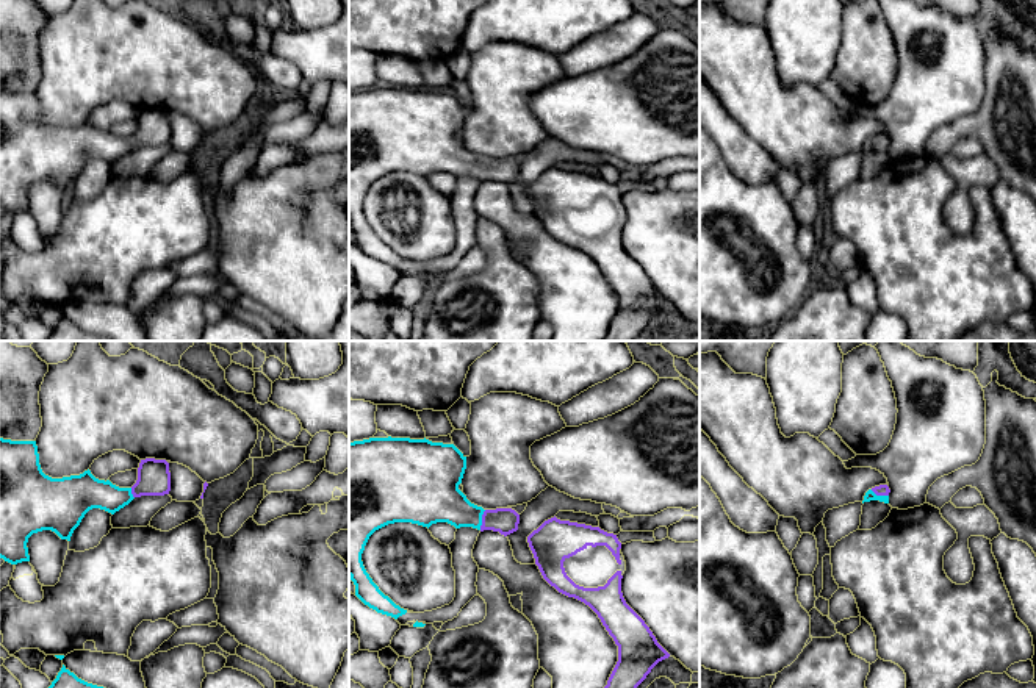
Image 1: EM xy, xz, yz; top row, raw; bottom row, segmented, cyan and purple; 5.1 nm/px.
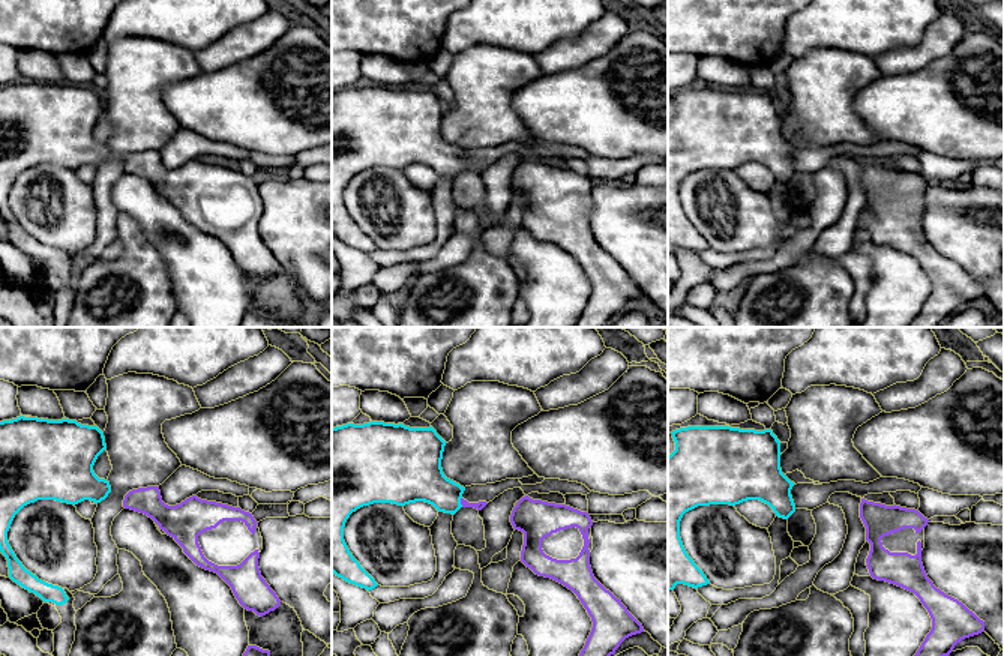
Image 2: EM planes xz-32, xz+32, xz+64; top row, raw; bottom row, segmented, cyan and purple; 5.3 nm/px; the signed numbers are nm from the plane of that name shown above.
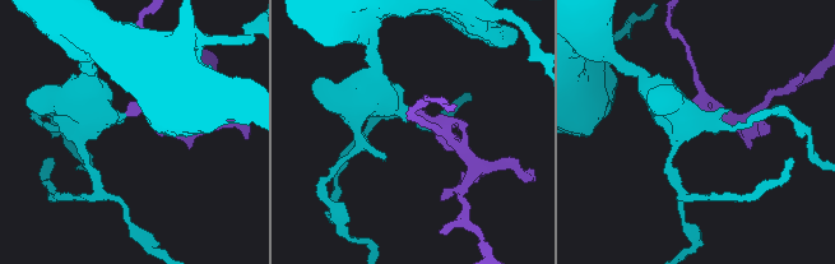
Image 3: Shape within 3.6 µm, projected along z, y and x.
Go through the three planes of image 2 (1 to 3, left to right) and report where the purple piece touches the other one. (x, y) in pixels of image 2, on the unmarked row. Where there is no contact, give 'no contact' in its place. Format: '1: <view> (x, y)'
1: no contact
2: xz+32 (459, 165)
3: no contact

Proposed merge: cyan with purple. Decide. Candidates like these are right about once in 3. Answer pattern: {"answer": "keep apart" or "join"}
{"answer": "join"}

